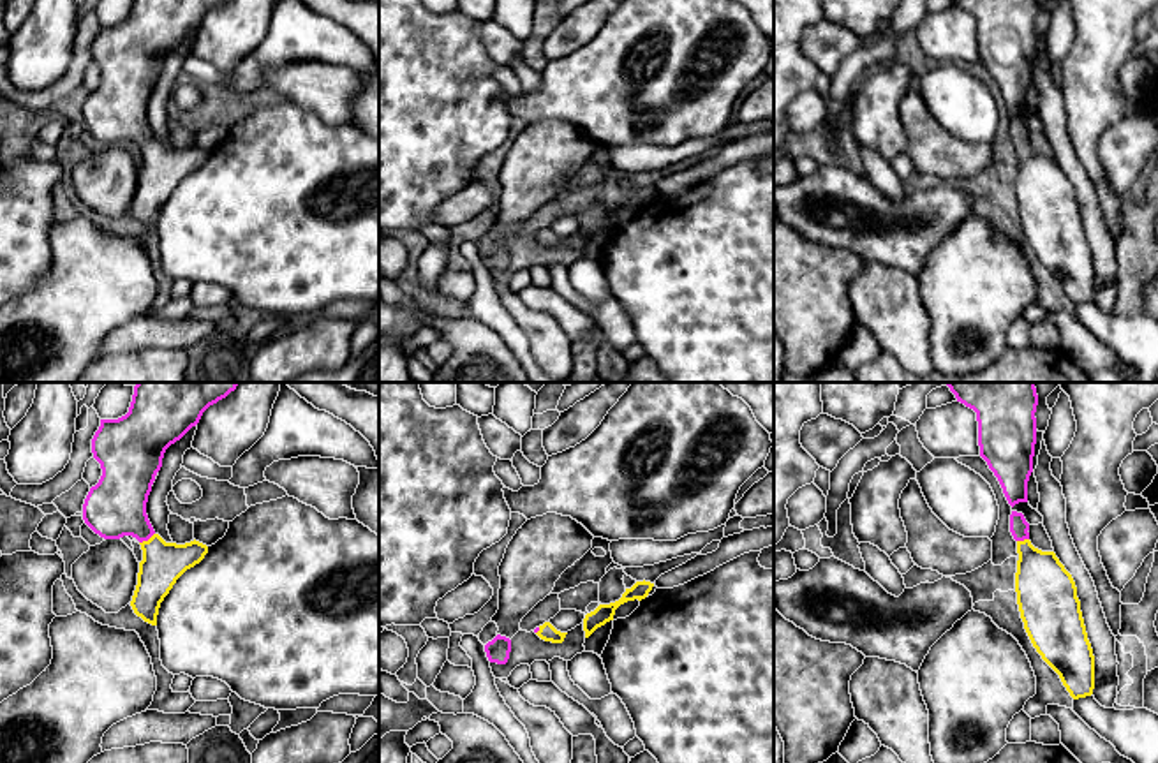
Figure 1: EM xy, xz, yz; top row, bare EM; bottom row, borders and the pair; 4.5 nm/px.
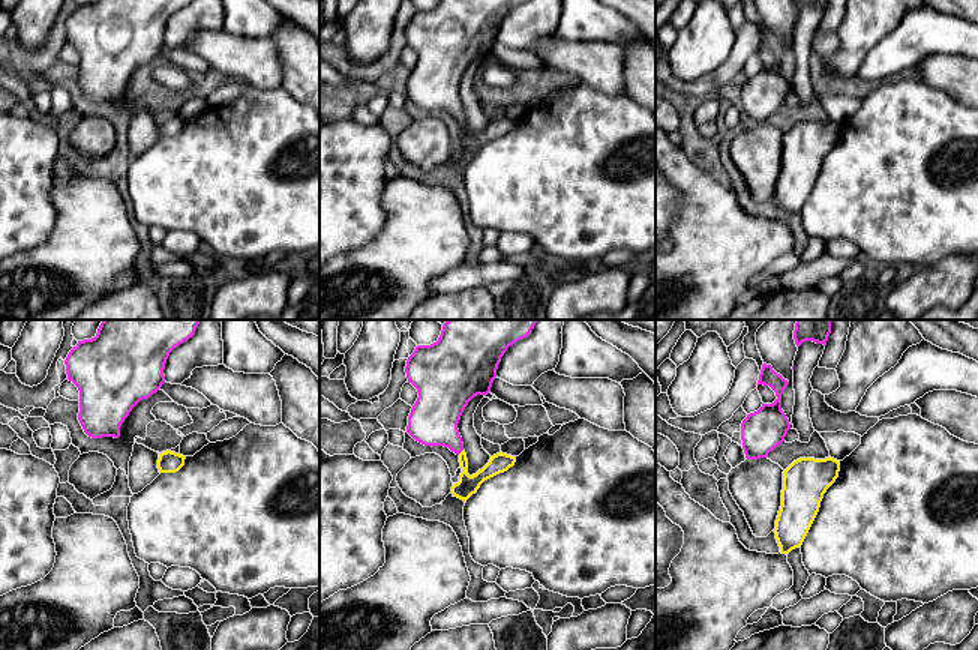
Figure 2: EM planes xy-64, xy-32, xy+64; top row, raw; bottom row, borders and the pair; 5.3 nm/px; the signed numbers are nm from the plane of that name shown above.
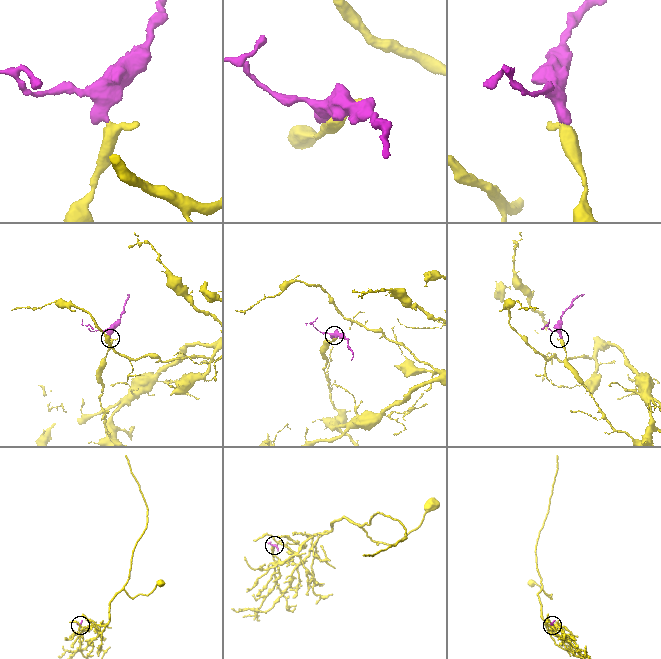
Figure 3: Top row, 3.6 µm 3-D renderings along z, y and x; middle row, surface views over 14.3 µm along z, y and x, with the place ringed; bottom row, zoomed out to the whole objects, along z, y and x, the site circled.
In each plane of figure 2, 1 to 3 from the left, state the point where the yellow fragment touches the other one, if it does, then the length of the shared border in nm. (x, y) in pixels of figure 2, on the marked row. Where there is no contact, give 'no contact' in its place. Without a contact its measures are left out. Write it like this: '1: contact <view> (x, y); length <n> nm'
1: no contact
2: contact xy-32 (459, 452); length 40 nm
3: no contact

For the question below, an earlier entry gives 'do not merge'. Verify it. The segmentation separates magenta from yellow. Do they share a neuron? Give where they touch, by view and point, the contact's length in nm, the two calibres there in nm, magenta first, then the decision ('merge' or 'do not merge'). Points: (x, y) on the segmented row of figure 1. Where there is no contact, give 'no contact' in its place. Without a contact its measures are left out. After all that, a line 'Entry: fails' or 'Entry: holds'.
xy (147, 540) | 90 nm | 280/190 nm | merge
Entry: fails

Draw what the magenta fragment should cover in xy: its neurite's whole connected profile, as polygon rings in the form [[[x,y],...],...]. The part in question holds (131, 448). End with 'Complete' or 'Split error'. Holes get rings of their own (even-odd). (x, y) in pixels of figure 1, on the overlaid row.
[[[137,382],[129,412],[118,419],[100,419],[100,426],[92,439],[92,453],[100,463],[102,476],[85,499],[83,520],[104,539],[132,536],[139,541],[143,560],[139,562],[137,585],[130,606],[137,617],[152,626],[157,626],[160,603],[176,580],[208,553],[208,546],[196,539],[185,544],[166,543],[153,530],[146,515],[152,485],[162,467],[166,449],[196,426],[210,405],[226,398],[238,384]]]. Split error

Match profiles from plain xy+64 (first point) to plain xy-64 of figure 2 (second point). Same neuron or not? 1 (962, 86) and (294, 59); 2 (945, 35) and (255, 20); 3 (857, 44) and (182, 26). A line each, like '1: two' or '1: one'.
1: two
2: one
3: one

